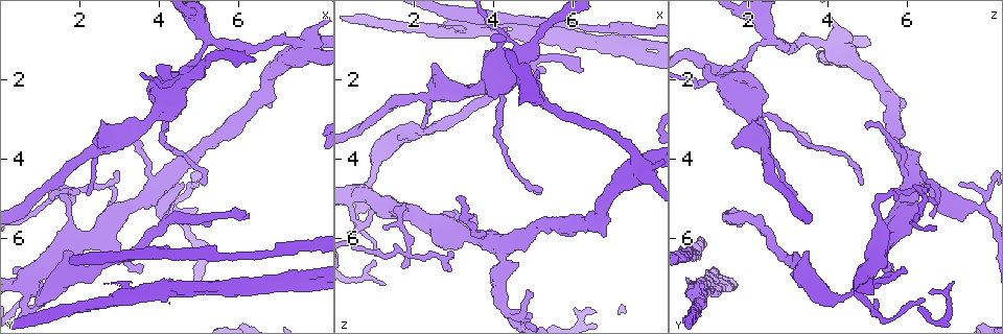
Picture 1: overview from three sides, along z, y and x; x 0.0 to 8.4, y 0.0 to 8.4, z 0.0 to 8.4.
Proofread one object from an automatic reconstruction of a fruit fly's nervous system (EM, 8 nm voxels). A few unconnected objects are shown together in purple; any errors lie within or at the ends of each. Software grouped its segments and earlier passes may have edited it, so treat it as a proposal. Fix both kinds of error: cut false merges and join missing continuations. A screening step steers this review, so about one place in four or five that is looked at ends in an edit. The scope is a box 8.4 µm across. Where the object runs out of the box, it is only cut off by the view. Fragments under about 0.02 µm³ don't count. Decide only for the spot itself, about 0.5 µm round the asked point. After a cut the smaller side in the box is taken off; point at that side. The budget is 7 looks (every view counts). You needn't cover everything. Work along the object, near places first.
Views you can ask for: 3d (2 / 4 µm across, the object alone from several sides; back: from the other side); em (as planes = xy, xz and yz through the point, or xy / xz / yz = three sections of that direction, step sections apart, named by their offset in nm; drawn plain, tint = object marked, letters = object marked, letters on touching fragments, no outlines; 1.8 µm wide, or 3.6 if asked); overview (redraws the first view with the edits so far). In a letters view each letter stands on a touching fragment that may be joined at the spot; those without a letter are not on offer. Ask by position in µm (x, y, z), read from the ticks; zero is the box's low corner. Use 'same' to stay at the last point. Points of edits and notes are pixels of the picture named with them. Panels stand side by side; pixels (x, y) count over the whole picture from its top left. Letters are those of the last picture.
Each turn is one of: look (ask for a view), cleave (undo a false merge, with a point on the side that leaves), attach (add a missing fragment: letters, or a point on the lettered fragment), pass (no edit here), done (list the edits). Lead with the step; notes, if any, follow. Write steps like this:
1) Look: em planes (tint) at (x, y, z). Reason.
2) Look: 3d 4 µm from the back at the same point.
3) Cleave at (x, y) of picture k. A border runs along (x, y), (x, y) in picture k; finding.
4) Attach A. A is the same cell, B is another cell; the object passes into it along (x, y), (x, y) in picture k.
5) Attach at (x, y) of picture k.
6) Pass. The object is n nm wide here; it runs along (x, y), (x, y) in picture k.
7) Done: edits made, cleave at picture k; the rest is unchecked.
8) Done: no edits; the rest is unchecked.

Look: em yz step 4 (letters) at (1.85, 4.80, 6.15). A fork.

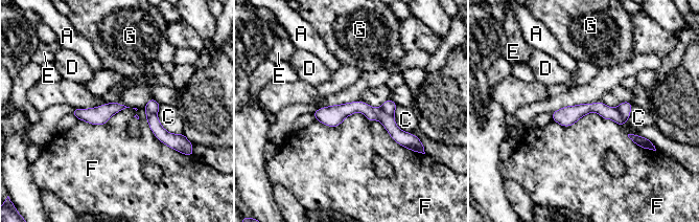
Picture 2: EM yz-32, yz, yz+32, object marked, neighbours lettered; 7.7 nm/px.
Cleave at (624, 108) of picture 2. A, C, D, E, F and G are other cells; a border runs along (615, 108), (627, 119) in picture 2; two neurons meet here.

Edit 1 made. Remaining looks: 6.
Look: overview. Redraw.

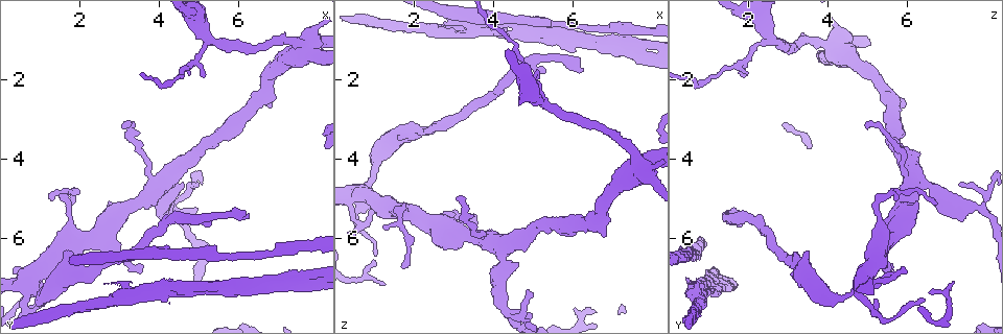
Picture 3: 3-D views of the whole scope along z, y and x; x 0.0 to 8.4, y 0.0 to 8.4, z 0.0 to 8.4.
Look: em xy step 8 (tint) at (0.75, 7.10, 4.90). Narrows sharply.

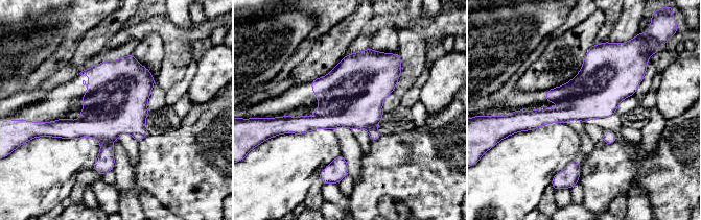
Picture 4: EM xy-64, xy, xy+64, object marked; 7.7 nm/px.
Look: em planes (letters) at the same point.

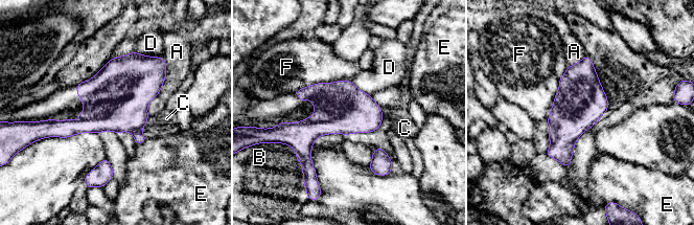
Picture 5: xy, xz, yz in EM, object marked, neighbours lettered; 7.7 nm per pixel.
Pass. The object is 380 nm wide here; A, B, C, D, E and F are other cells; all the same neuron.

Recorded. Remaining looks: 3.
Look: 3d 2 µm at (7.15, 7.25, 1.20). Three-way junction.

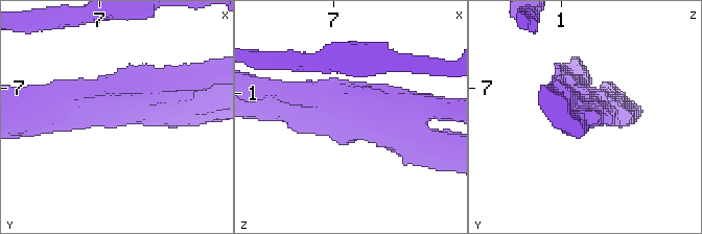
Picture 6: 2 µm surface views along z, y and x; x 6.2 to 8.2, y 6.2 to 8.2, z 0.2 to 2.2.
Look: em planes (letters) at (7.18, 7.24, 1.26). 3 arms meet here; the arms are 170, 190, 220 nm wide.

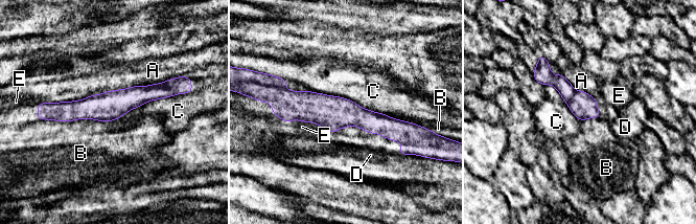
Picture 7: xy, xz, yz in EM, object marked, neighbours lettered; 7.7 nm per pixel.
Cleave at (182, 85) of picture 7. A, B, C, D and E are other cells; a border runs along (162, 83), (176, 94) in picture 7; a second neuron is stuck on.

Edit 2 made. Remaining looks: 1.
Done: edits made, cleave at picture 2, cleave at picture 7; the rest is unchecked.

